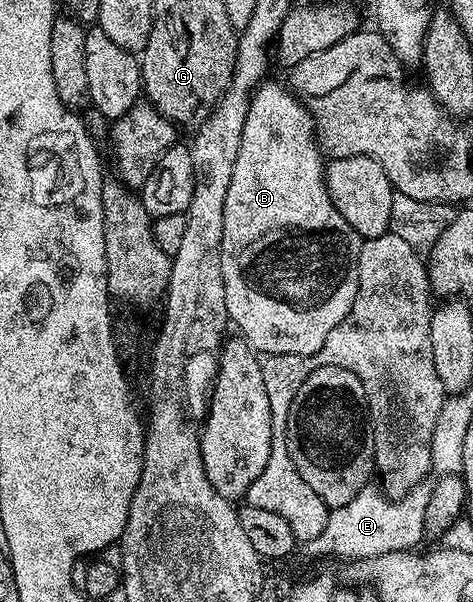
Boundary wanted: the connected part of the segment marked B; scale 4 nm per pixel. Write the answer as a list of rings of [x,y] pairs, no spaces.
[[[263,81],[251,95],[248,105],[248,116],[245,119],[241,136],[241,147],[238,150],[237,161],[234,162],[232,181],[229,184],[224,203],[224,236],[221,239],[221,275],[225,285],[225,305],[228,307],[228,317],[232,324],[239,326],[238,334],[246,339],[256,352],[269,355],[312,355],[325,345],[325,337],[345,321],[351,312],[353,301],[359,288],[359,254],[363,239],[337,213],[337,205],[333,205],[331,194],[327,192],[325,178],[325,156],[317,142],[315,120],[307,111],[307,106],[295,96],[295,92],[279,83]]]

